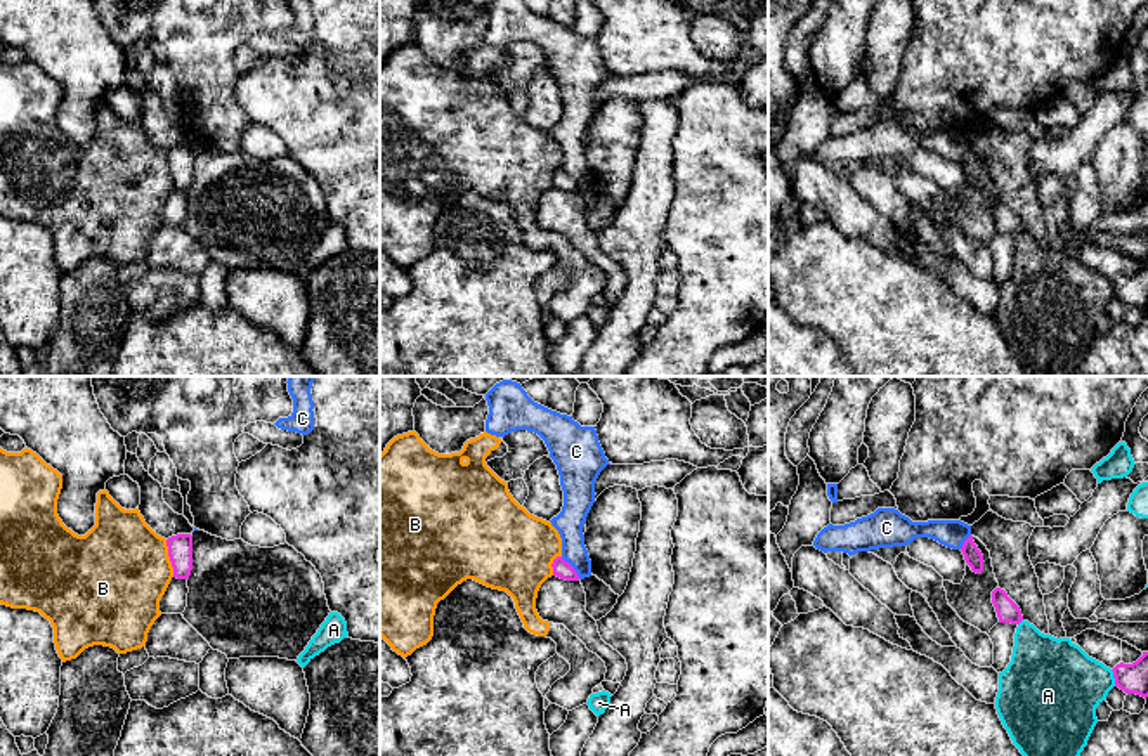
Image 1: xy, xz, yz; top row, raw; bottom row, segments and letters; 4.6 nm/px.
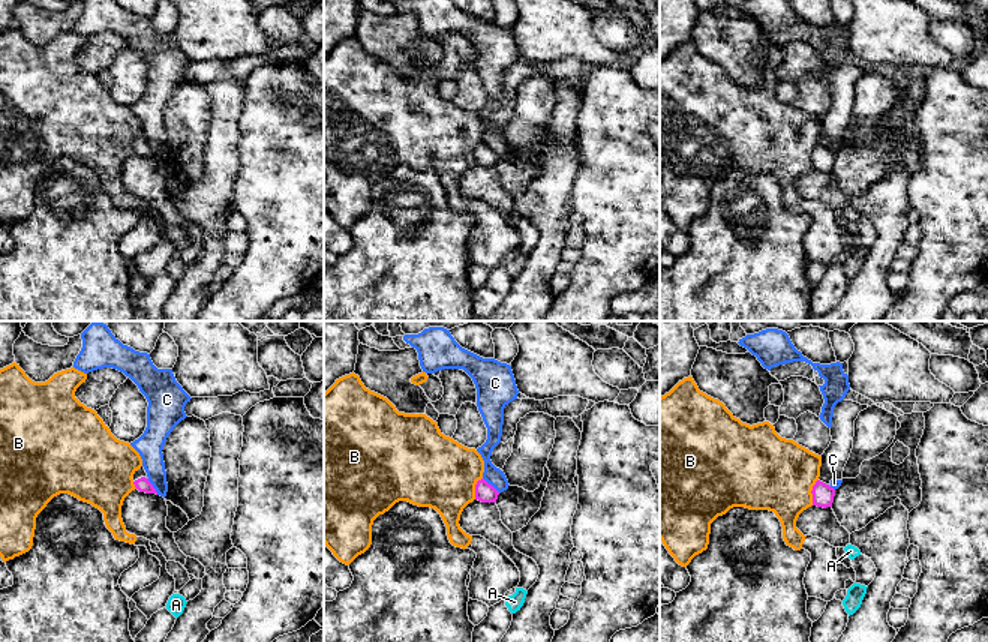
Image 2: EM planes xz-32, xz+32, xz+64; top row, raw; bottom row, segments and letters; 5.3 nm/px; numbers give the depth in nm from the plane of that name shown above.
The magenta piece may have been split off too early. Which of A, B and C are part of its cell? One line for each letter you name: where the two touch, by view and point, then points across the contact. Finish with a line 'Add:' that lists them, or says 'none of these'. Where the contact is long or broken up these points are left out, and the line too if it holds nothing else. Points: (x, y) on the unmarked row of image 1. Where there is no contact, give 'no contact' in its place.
Add: none of these

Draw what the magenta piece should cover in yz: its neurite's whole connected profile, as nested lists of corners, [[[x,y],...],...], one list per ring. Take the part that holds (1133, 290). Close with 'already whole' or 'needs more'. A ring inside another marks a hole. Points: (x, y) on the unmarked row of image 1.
[[[1148,264],[1132,276],[1117,276],[1113,281],[1115,298],[1125,305],[1148,309]]]; already whole

